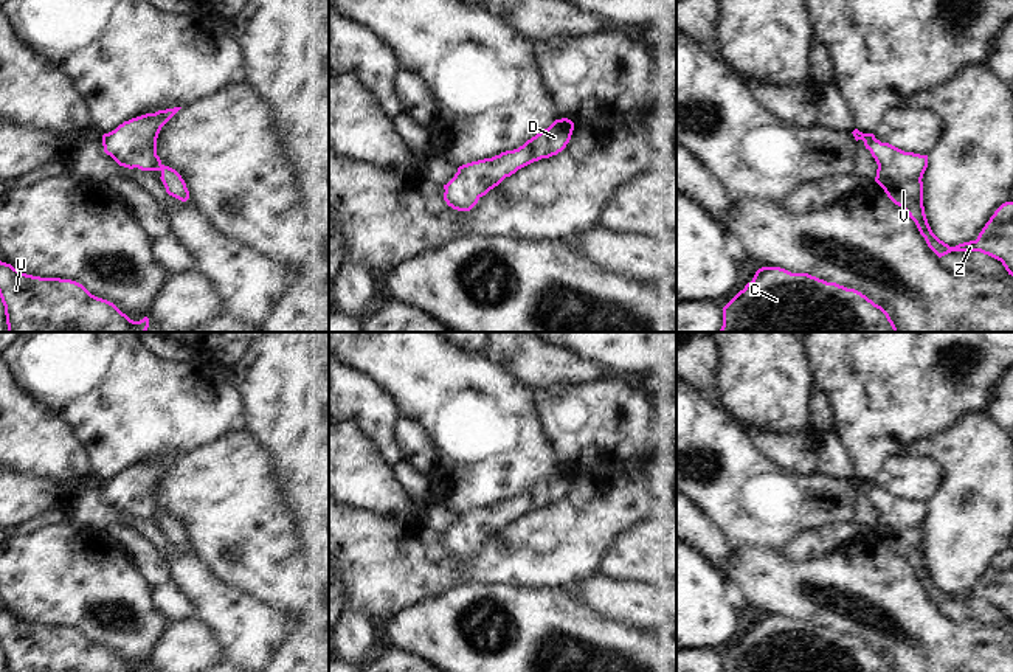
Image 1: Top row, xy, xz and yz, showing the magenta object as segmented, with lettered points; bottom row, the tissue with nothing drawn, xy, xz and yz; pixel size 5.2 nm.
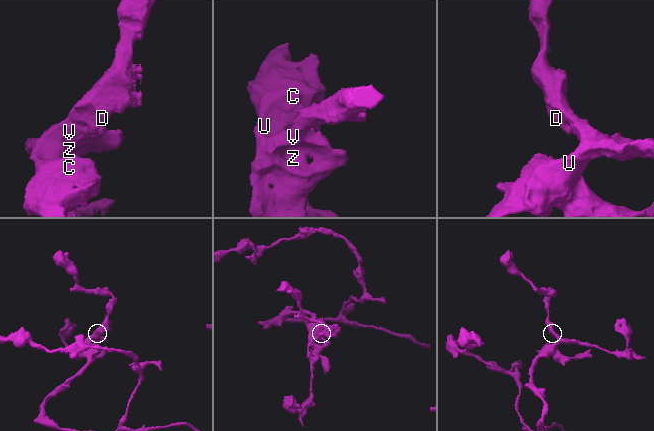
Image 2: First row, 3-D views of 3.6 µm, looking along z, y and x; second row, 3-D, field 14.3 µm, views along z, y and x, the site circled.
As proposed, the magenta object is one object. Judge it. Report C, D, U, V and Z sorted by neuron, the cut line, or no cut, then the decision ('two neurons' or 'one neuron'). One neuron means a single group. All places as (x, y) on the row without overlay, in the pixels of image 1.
C D U V Z | no cut | one neuron

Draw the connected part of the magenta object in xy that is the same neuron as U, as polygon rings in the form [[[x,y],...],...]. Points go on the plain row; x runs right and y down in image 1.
[[[2,608],[0,646],[6,672],[149,672],[147,664],[133,669],[76,629],[26,622]]]

